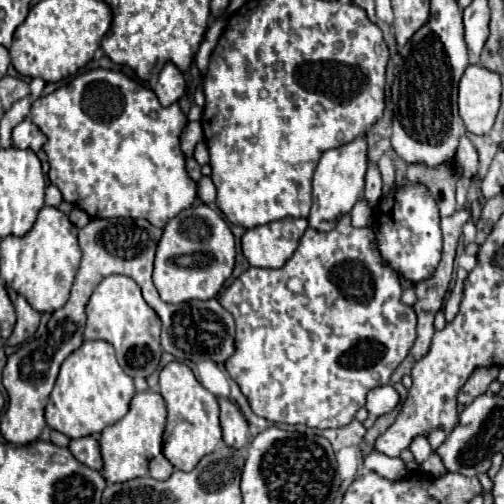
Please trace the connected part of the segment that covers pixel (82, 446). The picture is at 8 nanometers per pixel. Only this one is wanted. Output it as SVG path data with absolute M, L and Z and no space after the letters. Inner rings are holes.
M84 436L78 440L70 440L70 452L72 456L86 464L92 470L102 470L102 456L100 456L100 446L96 436Z

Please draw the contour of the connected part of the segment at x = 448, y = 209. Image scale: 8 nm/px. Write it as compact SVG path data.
M410 164L406 176L412 184L422 184L428 188L430 196L436 200L440 216L452 216L456 212L454 188L456 188L456 172L444 164L440 168L424 168L418 164Z

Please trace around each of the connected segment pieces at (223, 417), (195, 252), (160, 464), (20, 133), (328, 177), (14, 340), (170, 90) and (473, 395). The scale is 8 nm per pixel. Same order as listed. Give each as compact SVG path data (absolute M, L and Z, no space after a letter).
M220 398L220 426L224 434L224 442L234 448L242 448L248 442L248 422L242 416L240 408L228 400Z
M206 204L192 206L164 226L164 236L158 244L154 262L154 286L160 298L168 304L210 300L220 292L226 278L230 278L234 258L234 236L222 216Z
M160 454L150 460L150 476L156 480L166 480L174 472L174 466Z
M24 118L12 130L12 144L14 144L14 148L38 152L44 146L44 142L46 142L46 136L40 132L40 128L30 118Z
M358 136L356 140L326 150L318 162L314 172L314 192L312 192L312 210L308 214L308 222L316 230L332 230L334 224L324 224L324 220L338 220L340 216L348 214L360 194L364 192L364 174L368 168L368 144L366 136Z
M18 296L16 302L14 302L14 306L16 306L18 320L16 320L16 326L14 326L12 336L8 338L8 344L10 346L18 346L24 340L28 340L36 332L38 322L40 322L40 314L26 302L24 296Z
M166 64L164 70L160 72L154 92L162 106L170 106L184 96L184 88L186 88L186 84L184 84L180 70L174 64Z
M490 366L490 368L476 368L476 372L468 378L468 382L462 386L460 394L458 394L458 402L468 406L472 404L472 400L476 400L478 396L488 392L488 386L492 380L498 378L498 366Z

